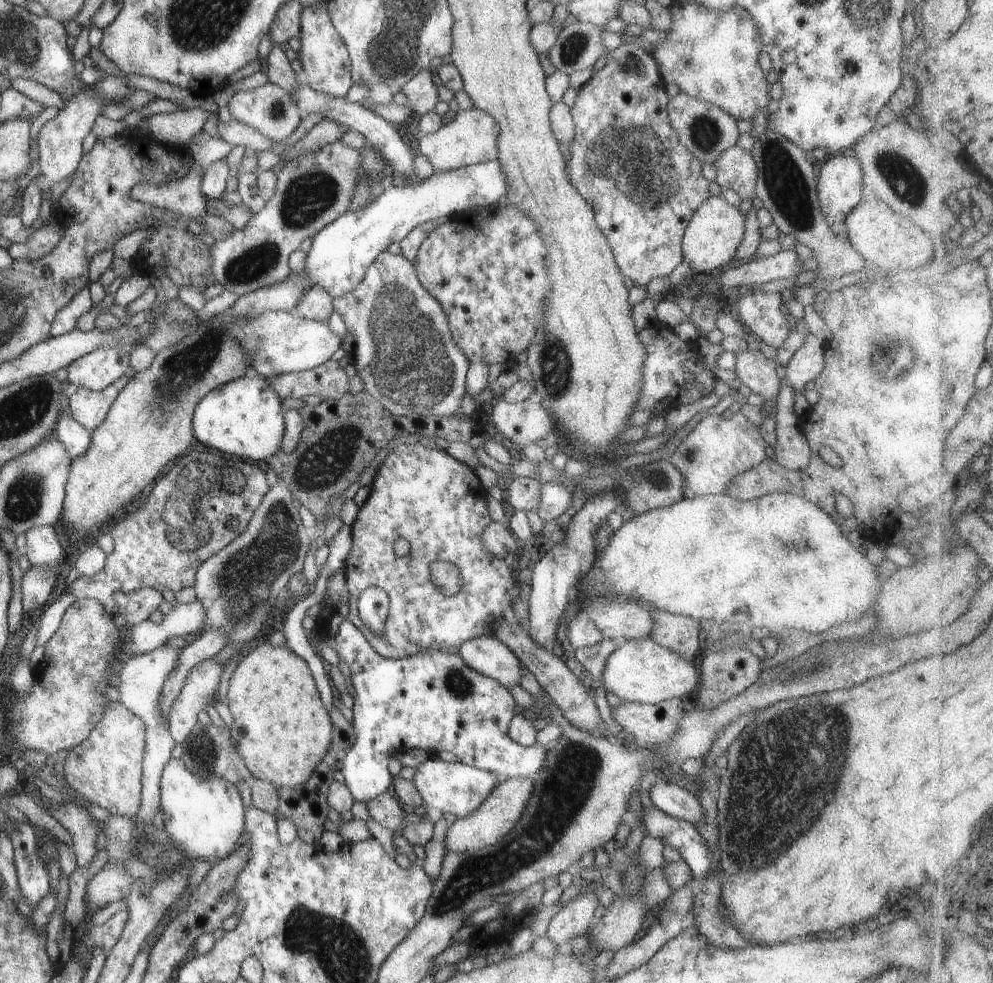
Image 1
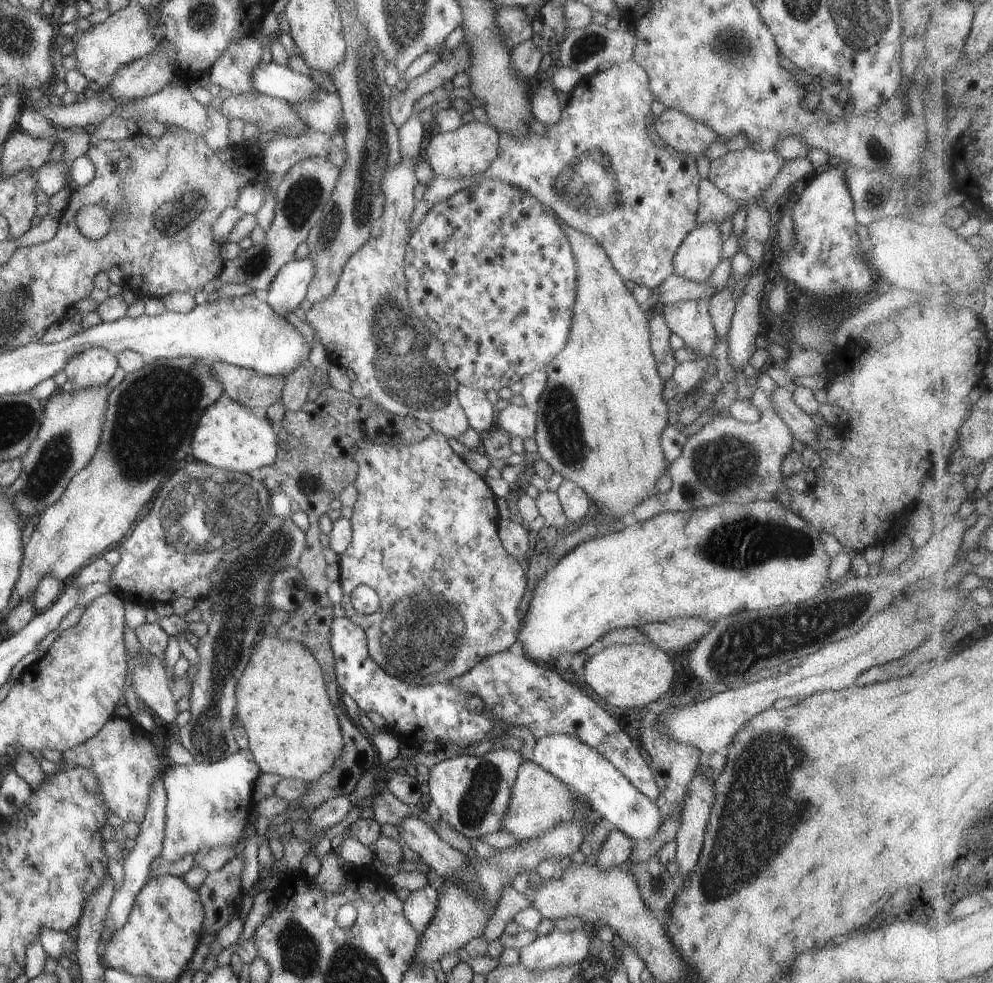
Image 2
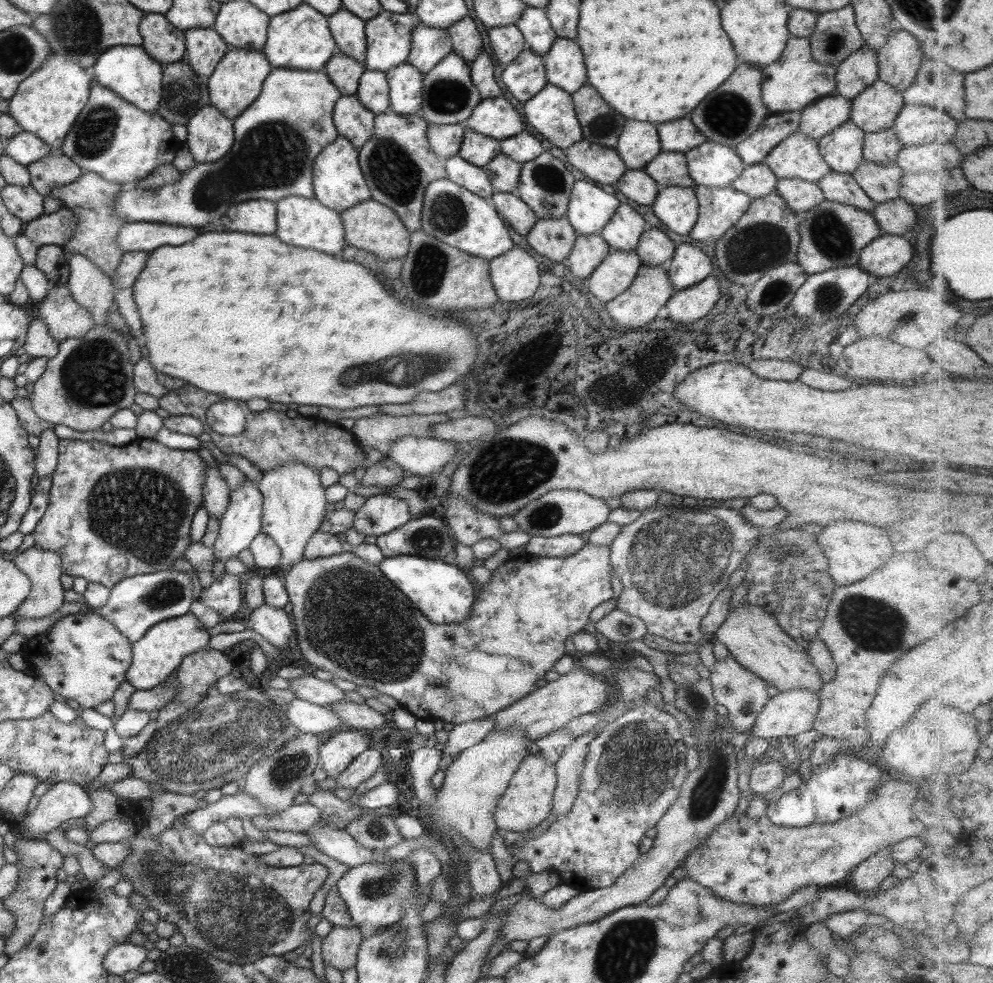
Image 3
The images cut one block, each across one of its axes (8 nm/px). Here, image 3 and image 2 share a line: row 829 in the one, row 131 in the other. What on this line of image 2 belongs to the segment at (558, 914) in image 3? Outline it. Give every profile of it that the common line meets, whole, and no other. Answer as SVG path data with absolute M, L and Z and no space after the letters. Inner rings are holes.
M674 108L663 109L653 120L653 128L658 136L677 153L692 158L703 154L715 142L717 134L705 124L691 120L683 112Z

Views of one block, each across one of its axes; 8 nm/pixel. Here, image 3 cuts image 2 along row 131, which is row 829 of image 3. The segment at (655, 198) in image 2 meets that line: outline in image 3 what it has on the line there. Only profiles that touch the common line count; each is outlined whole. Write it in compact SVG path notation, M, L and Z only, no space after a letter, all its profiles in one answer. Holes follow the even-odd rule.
M645 703L623 711L613 721L605 724L589 745L579 775L578 793L566 815L557 816L549 828L531 838L523 838L525 832L501 830L503 844L513 861L529 865L530 873L551 870L558 875L559 882L574 888L579 893L611 886L621 873L631 866L640 855L639 840L644 832L657 824L663 813L673 804L683 781L687 778L685 754L688 749L683 743L678 722L672 715Z

